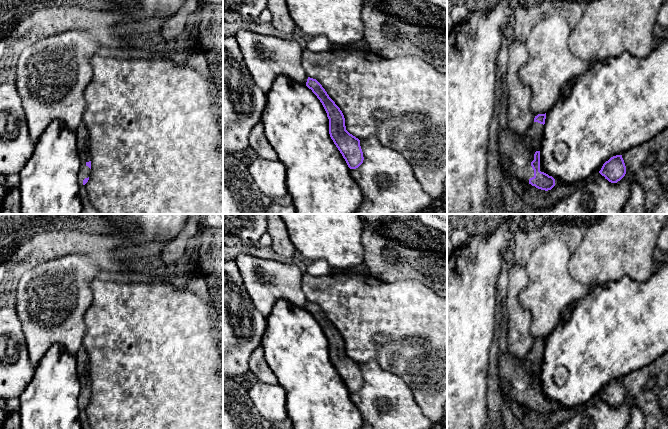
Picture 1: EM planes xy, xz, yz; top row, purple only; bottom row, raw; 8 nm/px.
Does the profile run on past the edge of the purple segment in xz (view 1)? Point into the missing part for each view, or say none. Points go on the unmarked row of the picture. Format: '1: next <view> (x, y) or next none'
1: next none

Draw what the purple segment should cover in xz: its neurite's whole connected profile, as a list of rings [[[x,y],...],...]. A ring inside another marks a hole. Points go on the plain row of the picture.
[[[308,301],[306,310],[322,327],[329,343],[329,358],[350,393],[358,392],[364,384],[360,364],[346,354],[345,342],[340,332],[329,321],[322,309]]]

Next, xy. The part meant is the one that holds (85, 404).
[[[81,347],[75,355],[77,366],[79,368],[79,380],[81,390],[78,397],[79,408],[85,409],[91,396],[91,378],[89,372],[88,353],[84,347]]]

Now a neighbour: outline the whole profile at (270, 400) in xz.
[[[258,381],[250,388],[249,396],[262,418],[272,424],[288,418],[287,394],[280,384],[270,385]]]

